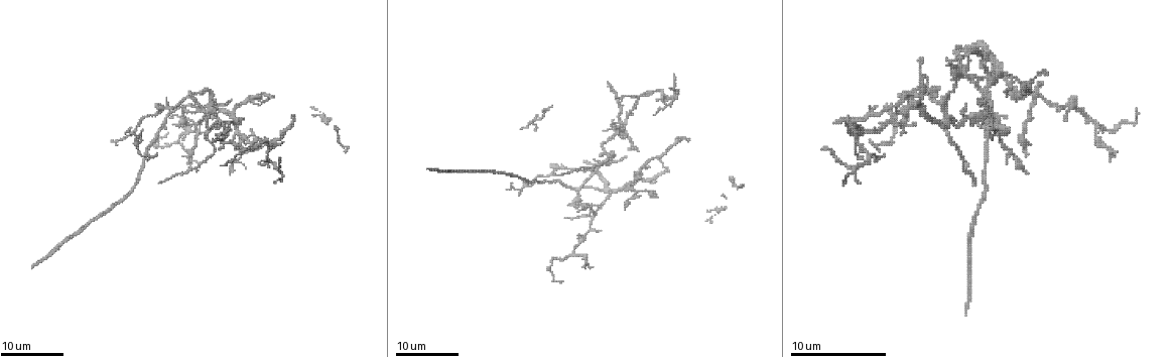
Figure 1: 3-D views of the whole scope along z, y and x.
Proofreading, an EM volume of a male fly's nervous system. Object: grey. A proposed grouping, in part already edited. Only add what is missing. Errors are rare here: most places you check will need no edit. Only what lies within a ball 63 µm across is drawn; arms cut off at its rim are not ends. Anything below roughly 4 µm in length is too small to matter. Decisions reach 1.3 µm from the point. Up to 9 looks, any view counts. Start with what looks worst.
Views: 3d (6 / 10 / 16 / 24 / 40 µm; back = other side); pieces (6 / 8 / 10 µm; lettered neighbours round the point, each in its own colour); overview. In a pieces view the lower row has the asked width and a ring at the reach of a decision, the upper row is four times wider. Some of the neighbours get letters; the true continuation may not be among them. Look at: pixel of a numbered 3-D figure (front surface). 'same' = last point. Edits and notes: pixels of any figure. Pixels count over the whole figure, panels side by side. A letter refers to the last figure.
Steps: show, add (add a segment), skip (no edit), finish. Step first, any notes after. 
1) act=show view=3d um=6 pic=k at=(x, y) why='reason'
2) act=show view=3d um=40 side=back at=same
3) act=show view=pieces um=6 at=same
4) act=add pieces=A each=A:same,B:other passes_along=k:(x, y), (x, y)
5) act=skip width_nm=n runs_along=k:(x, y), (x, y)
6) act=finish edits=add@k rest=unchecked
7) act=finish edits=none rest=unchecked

act=show view=3d um=16 pic=1 at=(647, 169) why='thin end'

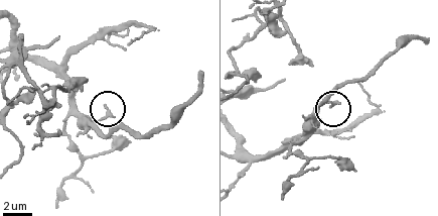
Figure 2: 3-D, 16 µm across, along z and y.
act=show view=pieces um=6 pic=2 at=(103, 106)

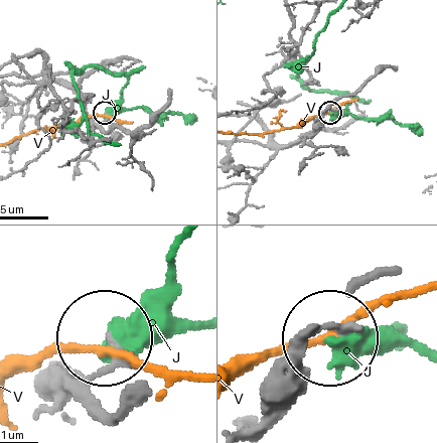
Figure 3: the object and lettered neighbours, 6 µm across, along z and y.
act=skip each=J:other,V:other runs_along=3:(47, 368), (96, 372), (112, 359), (109, 343) found='no lettered segment goes on from it'

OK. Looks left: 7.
act=show view=3d um=16 pic=1 at=(655, 197) why='an open end'

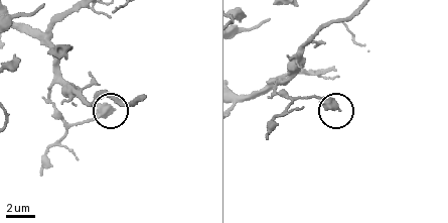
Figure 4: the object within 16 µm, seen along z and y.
act=show view=pieces um=8 pic=4 at=(340, 108)

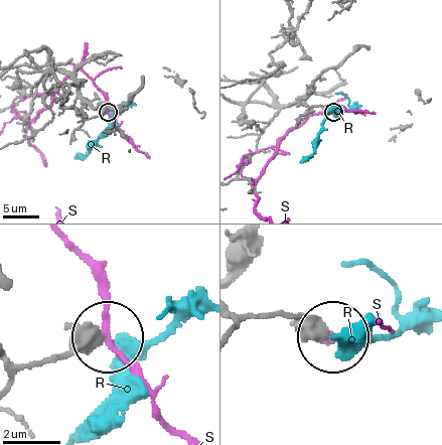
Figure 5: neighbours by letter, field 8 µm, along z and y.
act=skip each=R:other,S:other runs_along=5:(17, 365), (60, 360), (102, 341) found='no lettered segment goes on from it'

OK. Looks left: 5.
act=show view=3d um=24 pic=1 at=(614, 126) why='tapers out'

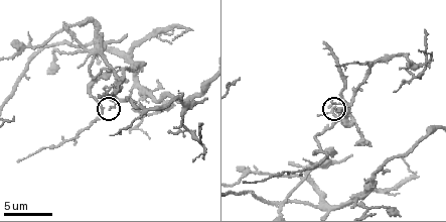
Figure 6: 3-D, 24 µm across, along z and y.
act=show view=pieces um=6 pic=6 at=(336, 110)

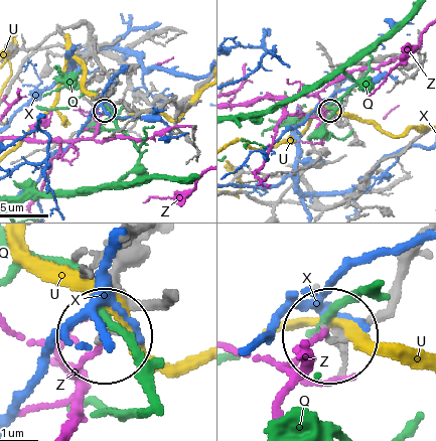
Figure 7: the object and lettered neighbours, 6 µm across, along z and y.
act=skip each=Q:other,U:other,X:other,Z:other found='no lettered segment goes on from it'

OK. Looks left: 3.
act=show view=3d um=16 pic=1 at=(1024, 170) why='thin end'

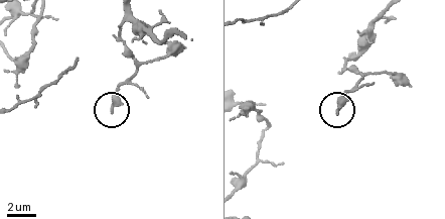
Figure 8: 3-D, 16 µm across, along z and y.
act=show view=pieces um=8 pic=8 at=(113, 113)

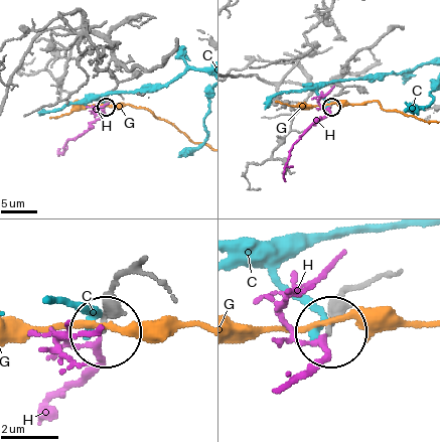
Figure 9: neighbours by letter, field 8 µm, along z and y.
act=skip each=C:other,G:other,H:other found='none of them fits'

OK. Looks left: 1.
act=finish edits=none rest=unchecked

